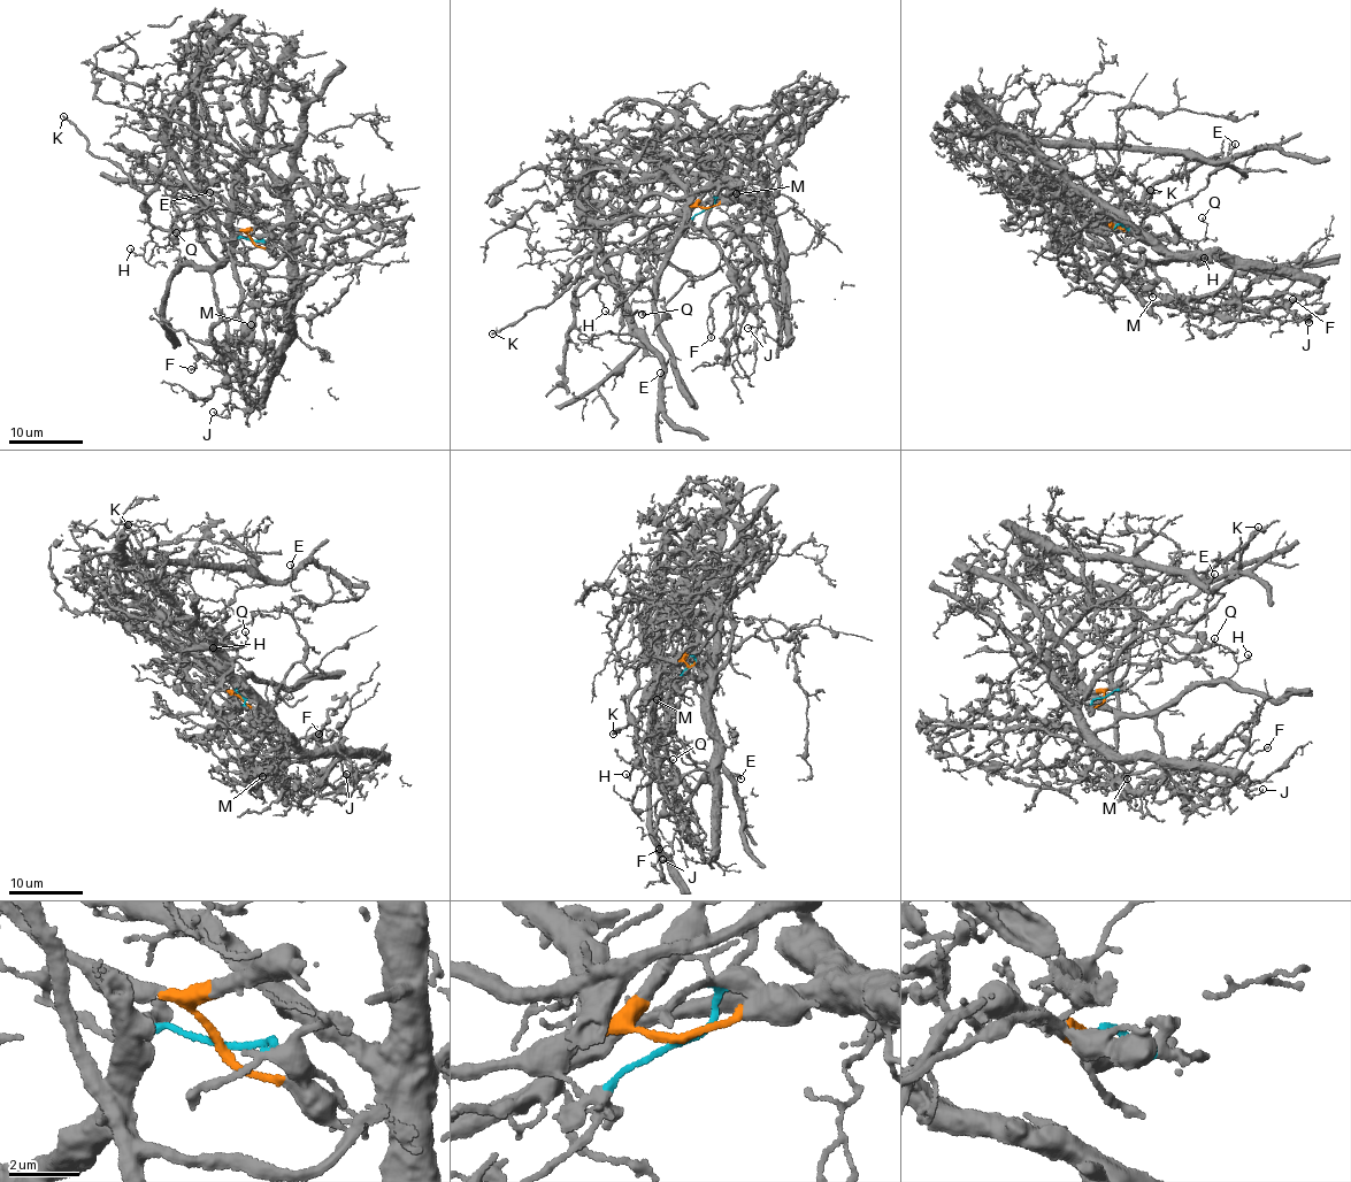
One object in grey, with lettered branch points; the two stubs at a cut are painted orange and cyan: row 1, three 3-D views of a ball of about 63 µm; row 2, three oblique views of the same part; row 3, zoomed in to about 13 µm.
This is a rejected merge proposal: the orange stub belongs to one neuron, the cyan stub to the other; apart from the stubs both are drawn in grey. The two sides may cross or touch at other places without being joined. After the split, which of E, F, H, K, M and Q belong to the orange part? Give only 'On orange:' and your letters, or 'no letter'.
On orange: F, H, K, Q

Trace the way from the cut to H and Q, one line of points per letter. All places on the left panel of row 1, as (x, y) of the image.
H: (253, 239), (209, 215), (173, 160), (144, 202), (154, 227), (152, 238), (140, 254), (131, 248)
Q: (253, 239), (209, 215), (168, 162), (144, 212), (154, 227), (150, 237), (159, 246), (175, 242), (176, 231)

